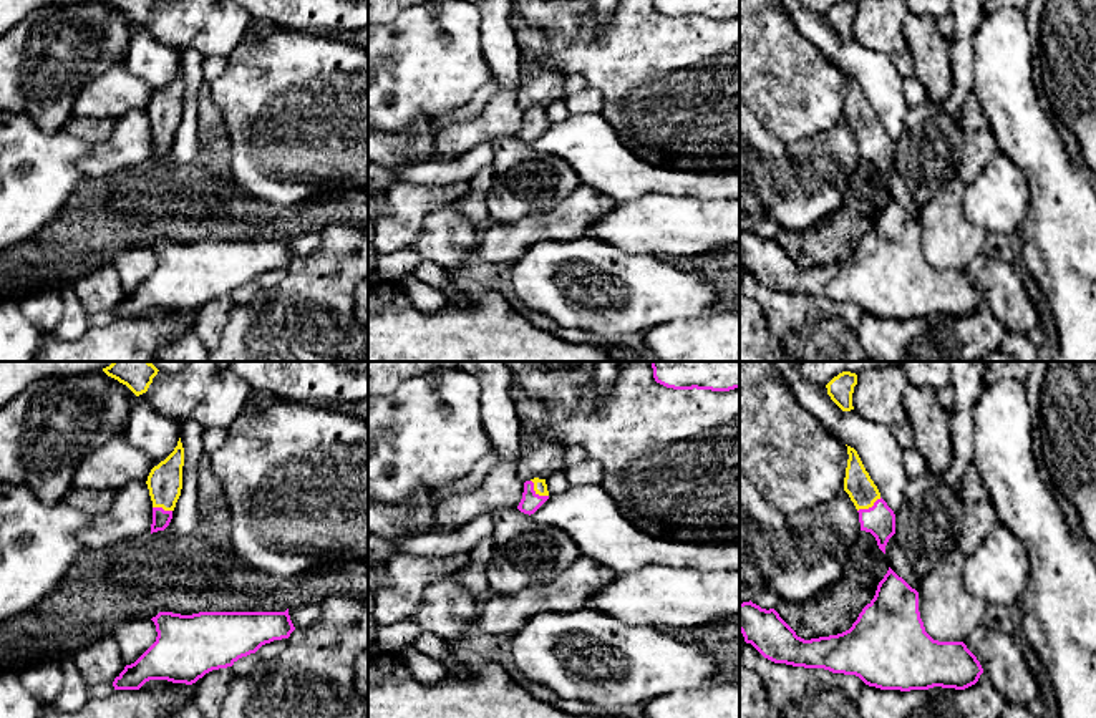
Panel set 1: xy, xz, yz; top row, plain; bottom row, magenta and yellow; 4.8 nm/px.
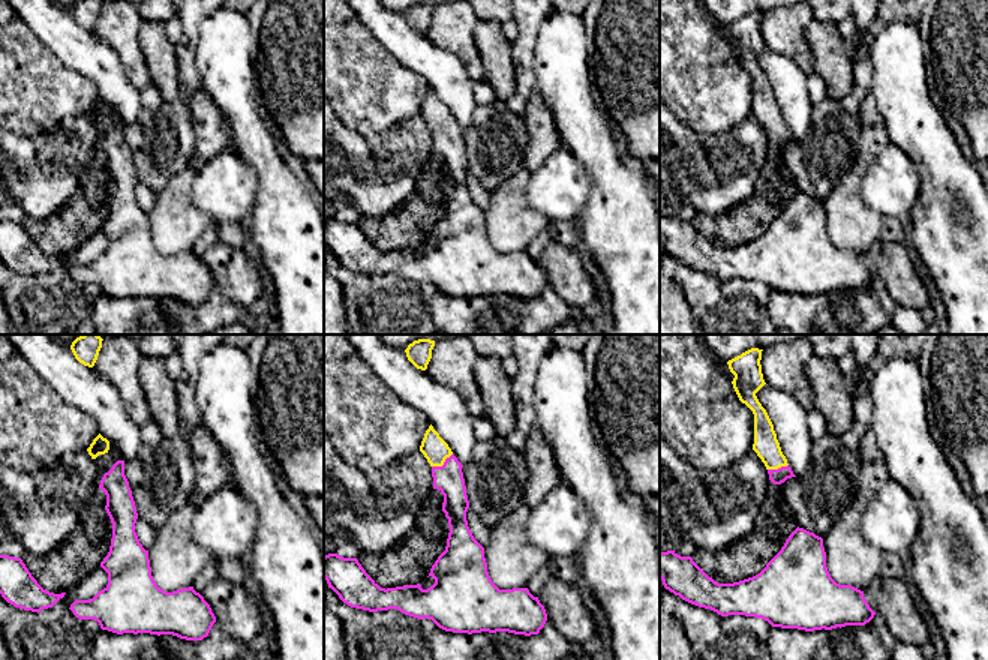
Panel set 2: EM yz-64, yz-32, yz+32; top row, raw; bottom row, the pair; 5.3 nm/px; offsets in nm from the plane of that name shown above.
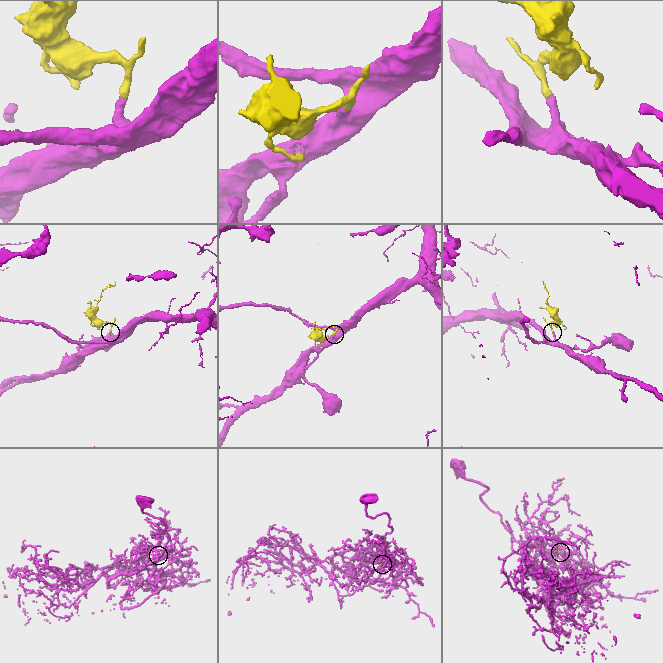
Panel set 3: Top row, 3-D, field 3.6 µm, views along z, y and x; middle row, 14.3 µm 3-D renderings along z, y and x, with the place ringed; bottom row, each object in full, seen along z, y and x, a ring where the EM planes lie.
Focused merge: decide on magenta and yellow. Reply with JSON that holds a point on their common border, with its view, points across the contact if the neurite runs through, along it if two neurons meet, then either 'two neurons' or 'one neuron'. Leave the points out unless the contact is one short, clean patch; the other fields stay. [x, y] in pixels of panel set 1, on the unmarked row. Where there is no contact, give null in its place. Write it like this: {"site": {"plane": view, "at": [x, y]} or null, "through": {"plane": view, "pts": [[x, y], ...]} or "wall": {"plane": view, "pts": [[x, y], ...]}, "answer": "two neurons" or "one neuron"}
{"site": {"plane": "xz", "at": [534, 120]}, "through": {"plane": "xz", "pts": [[531, 130], [534, 120], [539, 113]]}, "answer": "one neuron"}

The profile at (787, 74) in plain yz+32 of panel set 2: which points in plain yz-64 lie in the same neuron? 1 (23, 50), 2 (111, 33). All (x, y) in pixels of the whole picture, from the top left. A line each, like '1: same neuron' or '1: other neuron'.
1: other neuron
2: other neuron

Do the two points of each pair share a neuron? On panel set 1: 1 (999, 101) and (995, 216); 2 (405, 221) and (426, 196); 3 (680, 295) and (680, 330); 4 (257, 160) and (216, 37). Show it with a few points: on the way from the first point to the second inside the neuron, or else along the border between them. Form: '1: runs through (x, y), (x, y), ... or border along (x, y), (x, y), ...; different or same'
1: border along (1000, 151), (1027, 181); different
2: runs through (408, 214), (420, 203); same
3: border along (713, 309), (695, 317), (655, 324), (645, 332); different
4: border along (249, 24), (242, 40), (226, 57); different

